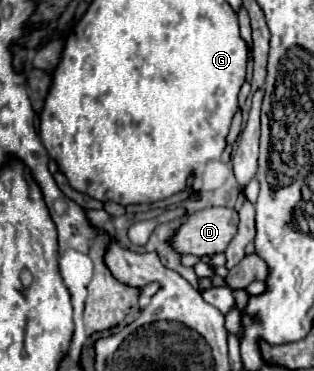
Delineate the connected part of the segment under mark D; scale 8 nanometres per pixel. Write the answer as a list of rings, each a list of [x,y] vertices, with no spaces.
[[[206,208],[188,216],[188,220],[180,226],[178,234],[174,236],[172,246],[180,254],[194,254],[198,258],[214,256],[226,250],[236,232],[238,232],[238,212],[234,208]]]

